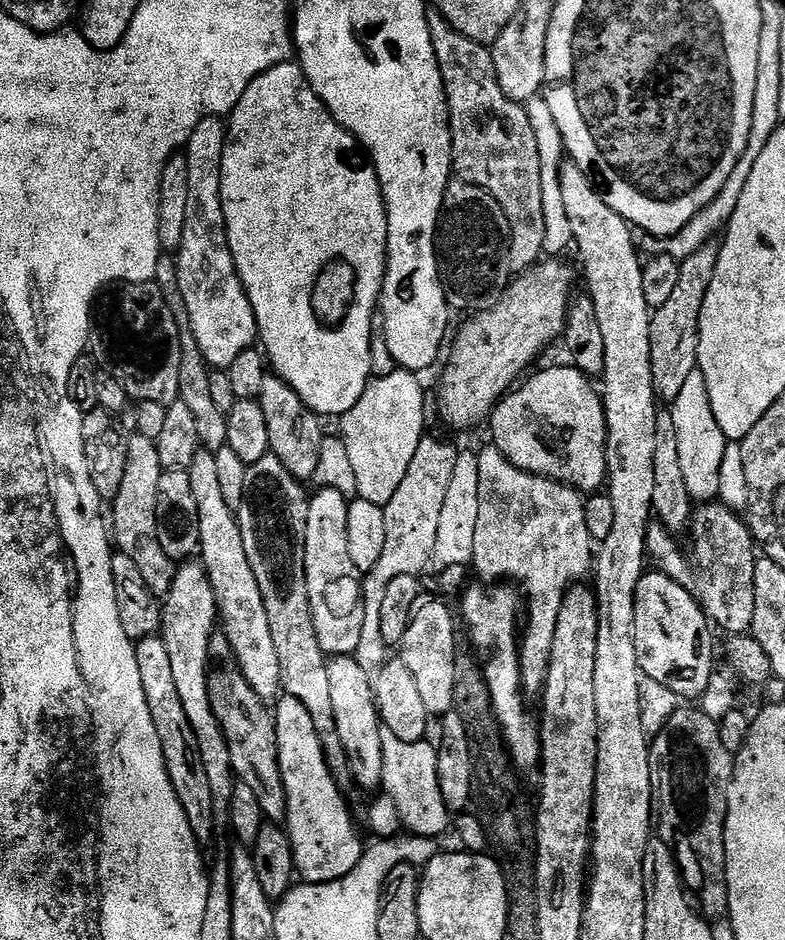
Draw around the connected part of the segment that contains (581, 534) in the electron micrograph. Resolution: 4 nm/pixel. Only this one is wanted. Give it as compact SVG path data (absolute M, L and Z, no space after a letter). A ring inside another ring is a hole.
M495 446L487 447L475 457L478 462L478 527L474 530L471 567L476 568L481 581L515 582L522 589L526 597L528 625L525 628L523 625L520 640L520 687L525 693L540 694L548 677L550 646L554 646L554 626L558 622L558 610L562 608L564 595L594 568L594 541L586 528L585 497L567 484L535 476L502 462L500 451Z

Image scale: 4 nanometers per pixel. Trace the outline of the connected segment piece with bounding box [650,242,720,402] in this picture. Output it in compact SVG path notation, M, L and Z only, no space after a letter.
M703 244L694 254L680 261L678 282L665 304L652 312L650 322L650 370L654 378L654 390L661 401L671 402L682 394L682 385L692 372L697 371L696 355L700 337L702 302L706 302L706 290L714 278L714 266L718 266L720 244Z

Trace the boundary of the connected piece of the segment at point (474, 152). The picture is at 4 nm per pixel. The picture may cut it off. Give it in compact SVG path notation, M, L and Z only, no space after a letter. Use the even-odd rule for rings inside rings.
M429 7L427 13L430 38L444 83L444 99L448 102L455 179L486 190L502 206L508 223L508 272L527 272L541 259L545 230L540 155L528 109L502 94L494 74L492 53L485 45L451 28L437 8Z

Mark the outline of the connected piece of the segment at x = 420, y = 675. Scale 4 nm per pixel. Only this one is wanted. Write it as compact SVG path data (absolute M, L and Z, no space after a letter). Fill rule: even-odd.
M425 599L412 614L412 621L398 646L398 659L414 678L414 687L426 705L429 717L441 718L454 708L456 669L456 624L452 612L440 600Z

